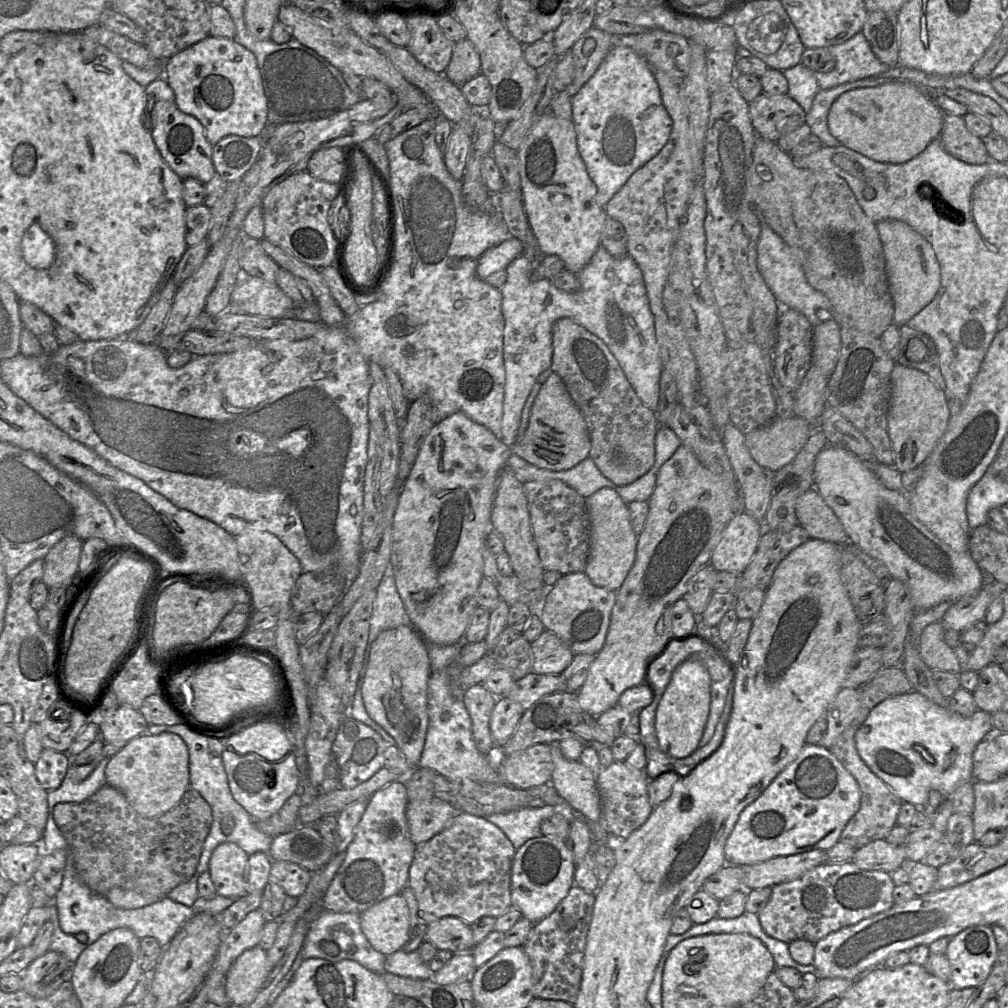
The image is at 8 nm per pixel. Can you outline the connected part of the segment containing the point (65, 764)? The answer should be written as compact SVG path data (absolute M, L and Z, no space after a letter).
M44 748L34 764L36 778L47 791L55 790L60 787L70 764L71 757L67 753Z

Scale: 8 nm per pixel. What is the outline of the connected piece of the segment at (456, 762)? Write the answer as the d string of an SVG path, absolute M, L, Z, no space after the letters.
M456 699L440 720L430 721L418 767L431 769L450 780L468 779L478 784L505 783L491 757L477 749L472 736L471 717L462 699Z

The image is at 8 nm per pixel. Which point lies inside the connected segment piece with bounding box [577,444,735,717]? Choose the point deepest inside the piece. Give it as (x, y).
(690, 506)

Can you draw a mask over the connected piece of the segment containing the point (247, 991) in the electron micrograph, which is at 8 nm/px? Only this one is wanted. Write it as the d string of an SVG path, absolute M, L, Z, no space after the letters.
M260 946L244 951L227 972L225 991L230 1005L246 1007L257 997L272 967Z

